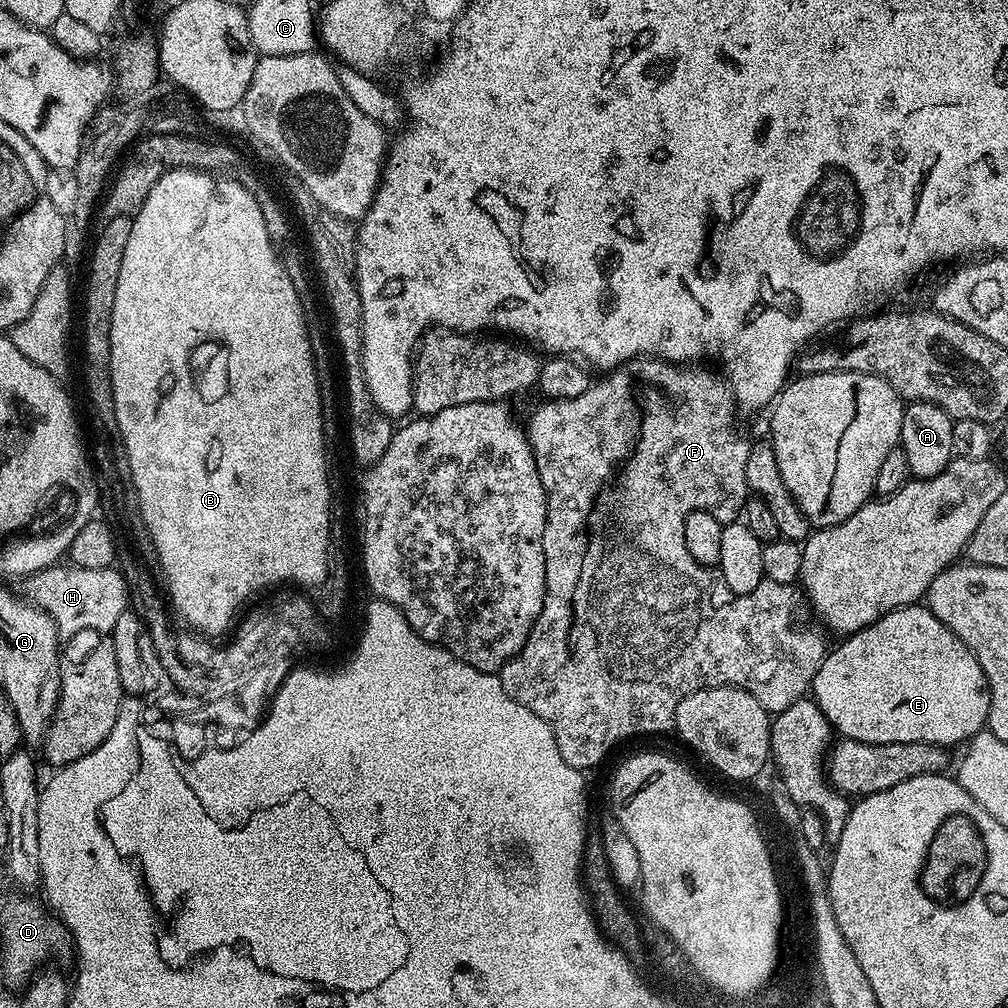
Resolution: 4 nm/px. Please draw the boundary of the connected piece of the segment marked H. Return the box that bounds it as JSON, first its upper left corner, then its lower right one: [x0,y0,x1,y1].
[23,562,129,638]

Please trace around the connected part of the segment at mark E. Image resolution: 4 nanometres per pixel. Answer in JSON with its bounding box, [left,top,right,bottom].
[810,606,988,748]

